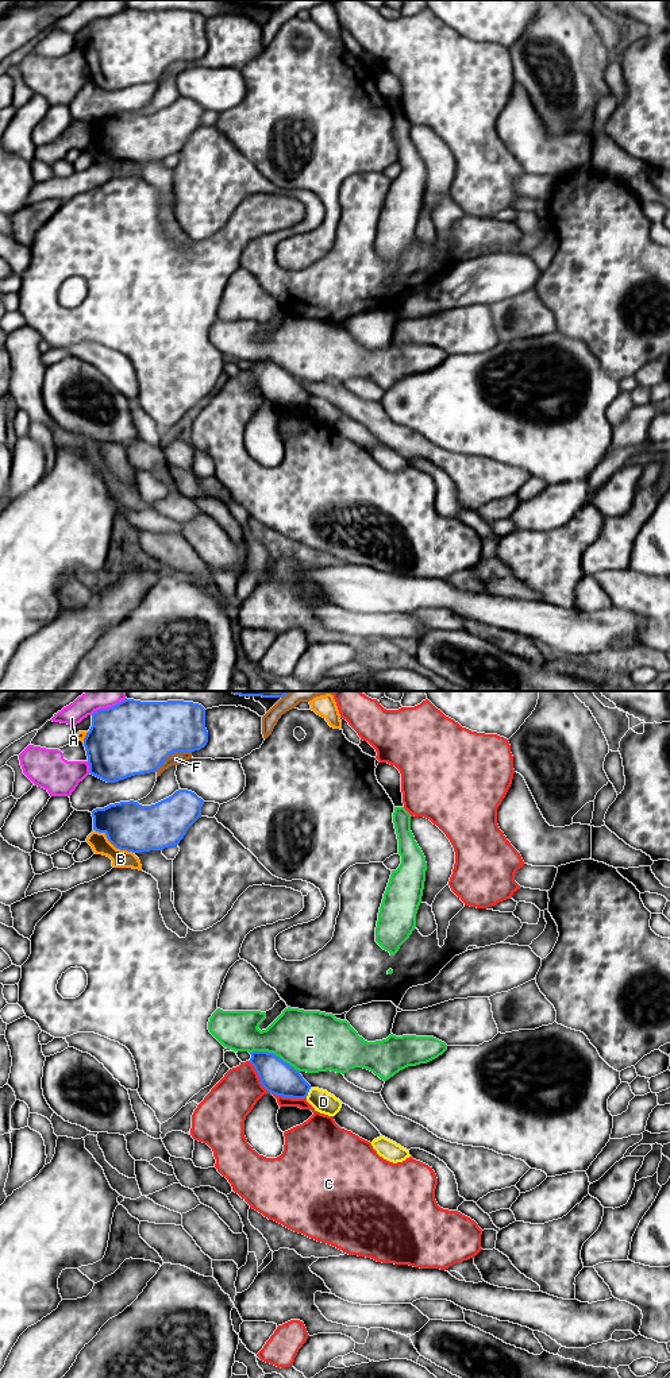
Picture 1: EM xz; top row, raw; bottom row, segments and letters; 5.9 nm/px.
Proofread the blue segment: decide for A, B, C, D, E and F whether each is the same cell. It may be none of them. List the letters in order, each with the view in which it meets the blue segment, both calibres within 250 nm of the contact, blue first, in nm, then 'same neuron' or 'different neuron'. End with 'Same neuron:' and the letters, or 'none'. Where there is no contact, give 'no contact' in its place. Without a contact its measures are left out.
A: contact in xz; calibres 420 and 240 nm; different neuron
B: contact in xz; calibres 300 and 110 nm; different neuron
C: contact in xz; calibres 200 and 260 nm; different neuron
D: contact in xz; calibres 200 and 130 nm; different neuron
E: contact in xz; calibres 200 and 360 nm; different neuron
F: contact in xz; calibres 440 and 80 nm; different neuron
Same neuron: none

